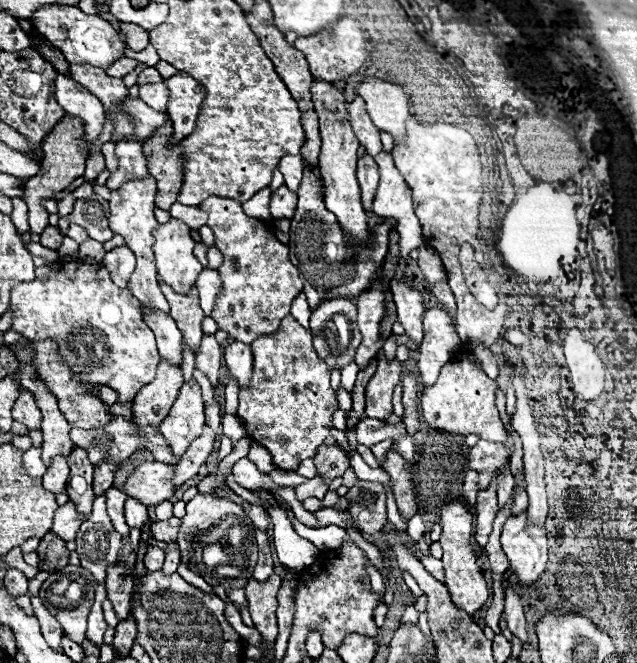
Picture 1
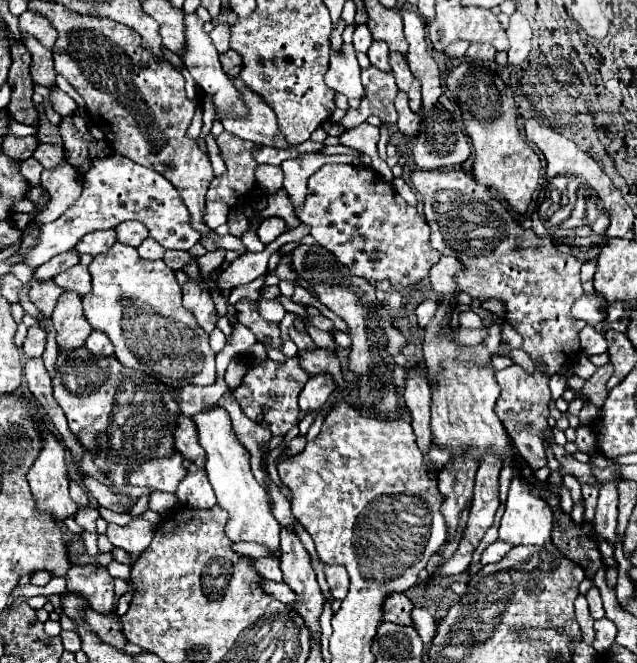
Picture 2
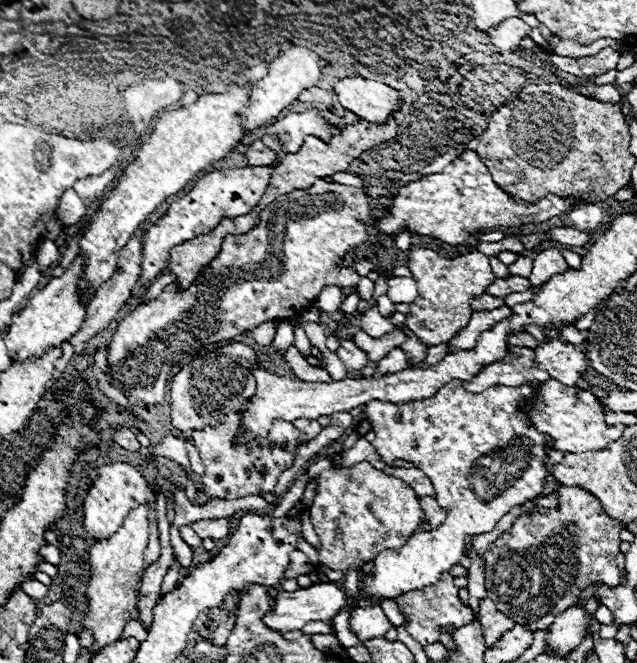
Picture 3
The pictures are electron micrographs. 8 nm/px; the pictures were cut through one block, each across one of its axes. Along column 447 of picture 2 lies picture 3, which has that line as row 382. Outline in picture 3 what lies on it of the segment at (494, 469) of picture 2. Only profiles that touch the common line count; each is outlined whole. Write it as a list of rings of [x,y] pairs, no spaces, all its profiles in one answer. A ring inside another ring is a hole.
[[[562,340],[542,342],[536,348],[536,364],[542,370],[548,370],[550,376],[566,386],[576,386],[576,380],[588,370],[590,360],[584,354],[580,344],[570,344]]]

